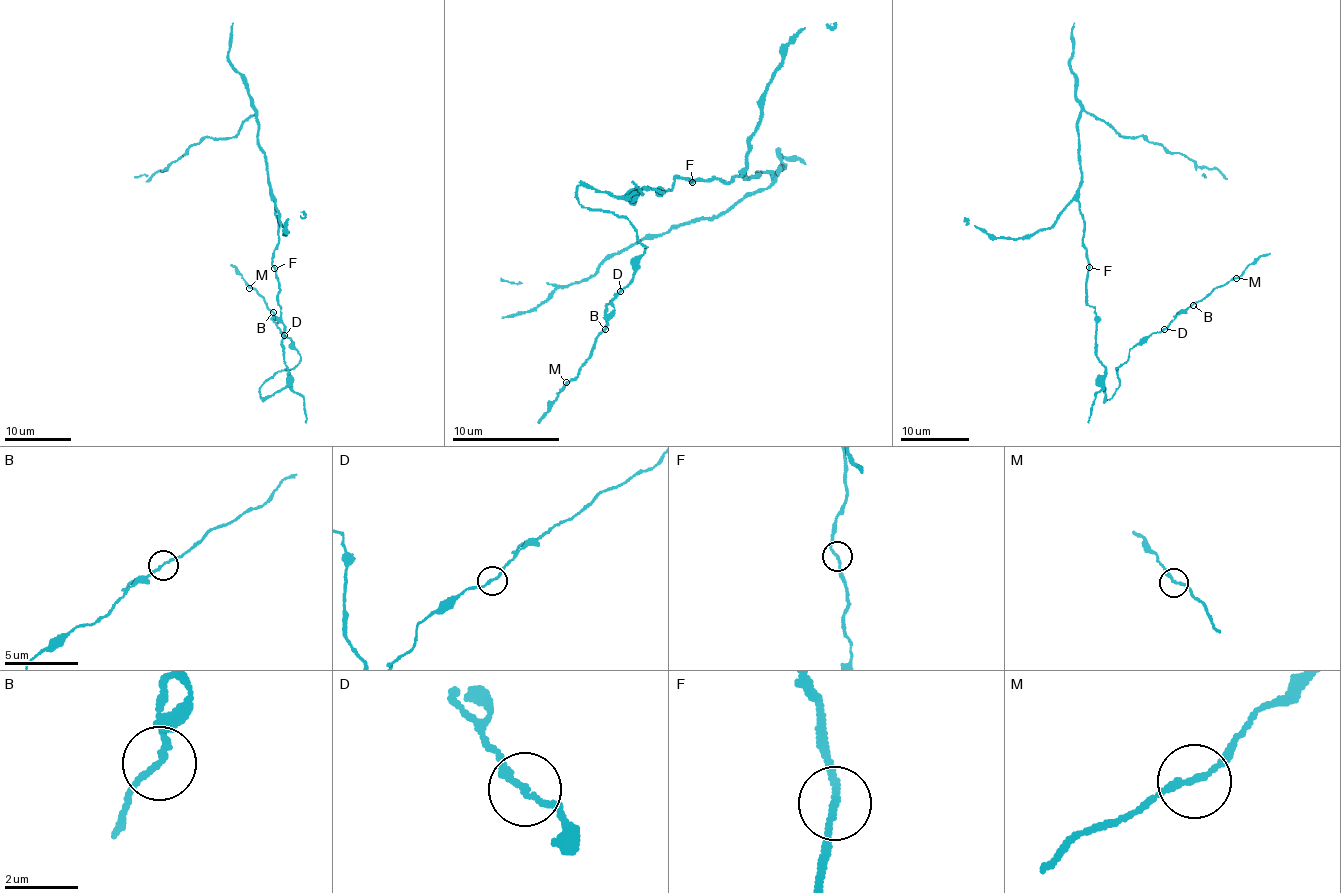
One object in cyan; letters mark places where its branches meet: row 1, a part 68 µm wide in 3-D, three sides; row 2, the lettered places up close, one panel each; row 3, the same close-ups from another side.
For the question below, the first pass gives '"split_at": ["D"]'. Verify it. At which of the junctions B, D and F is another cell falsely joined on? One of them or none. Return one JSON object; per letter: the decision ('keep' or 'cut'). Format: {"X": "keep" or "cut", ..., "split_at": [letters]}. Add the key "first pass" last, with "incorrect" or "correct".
{"B": "keep", "D": "keep", "F": "keep", "split_at": [], "first pass": "incorrect"}

